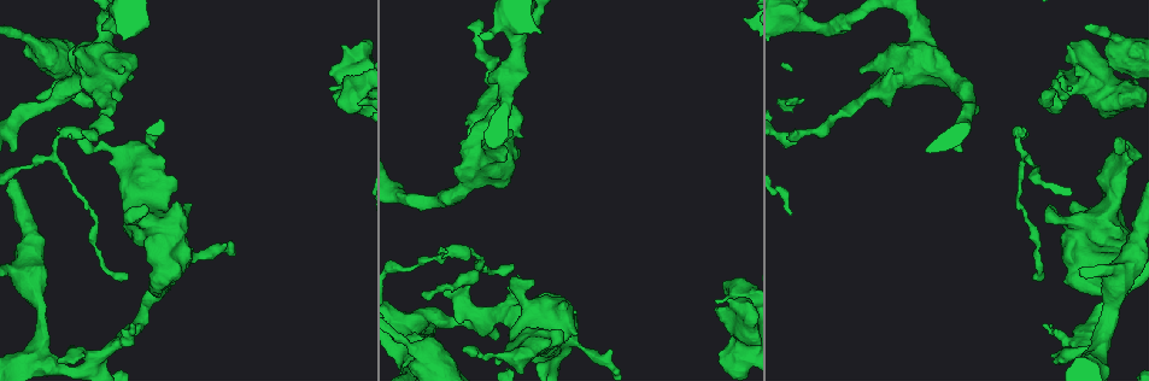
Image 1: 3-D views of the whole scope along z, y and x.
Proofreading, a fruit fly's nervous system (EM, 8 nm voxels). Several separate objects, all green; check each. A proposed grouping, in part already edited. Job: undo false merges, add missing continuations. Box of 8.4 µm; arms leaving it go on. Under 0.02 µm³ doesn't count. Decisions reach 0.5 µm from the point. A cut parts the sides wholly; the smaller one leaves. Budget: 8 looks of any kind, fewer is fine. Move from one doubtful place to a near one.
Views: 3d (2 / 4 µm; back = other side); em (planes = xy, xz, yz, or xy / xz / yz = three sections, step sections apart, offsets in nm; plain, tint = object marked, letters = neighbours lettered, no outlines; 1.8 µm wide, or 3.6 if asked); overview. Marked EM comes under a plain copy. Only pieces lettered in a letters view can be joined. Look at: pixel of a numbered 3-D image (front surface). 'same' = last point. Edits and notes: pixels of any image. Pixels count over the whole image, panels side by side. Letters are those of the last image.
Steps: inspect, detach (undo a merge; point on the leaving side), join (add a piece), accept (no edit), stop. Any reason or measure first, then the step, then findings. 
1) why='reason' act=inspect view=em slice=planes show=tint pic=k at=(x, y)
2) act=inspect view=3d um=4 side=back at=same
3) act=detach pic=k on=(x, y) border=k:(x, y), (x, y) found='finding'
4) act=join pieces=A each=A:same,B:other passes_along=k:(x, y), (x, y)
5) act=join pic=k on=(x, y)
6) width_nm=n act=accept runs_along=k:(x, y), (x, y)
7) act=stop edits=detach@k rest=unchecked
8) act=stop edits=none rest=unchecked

why='branch stops here' act=inspect view=em slice=planes show=letters pic=1 at=(726, 280)

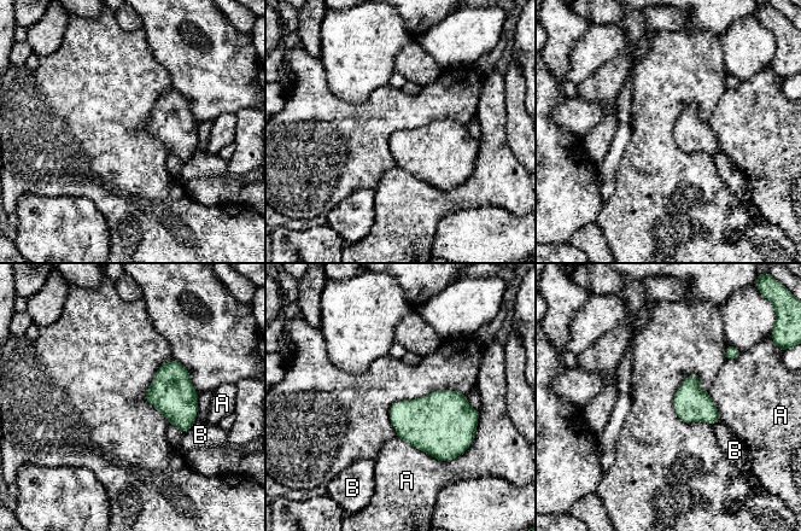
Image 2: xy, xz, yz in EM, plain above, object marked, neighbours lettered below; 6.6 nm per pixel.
act=accept each=A:other,B:other border=2:(479, 412), (449, 460), (396, 437) found='none of them fits'

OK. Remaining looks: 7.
why='end of a long branch' act=inspect view=3d um=2 side=back pic=1 at=(510, 268)

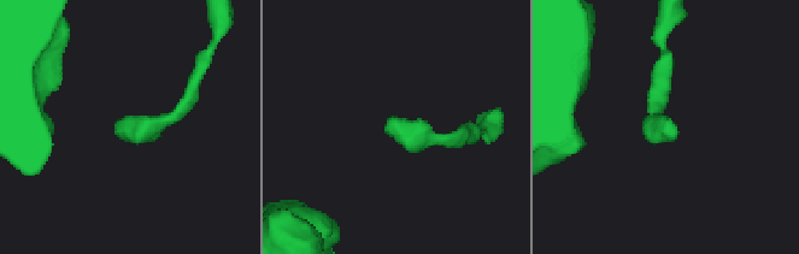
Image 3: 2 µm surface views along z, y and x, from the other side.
act=inspect view=em slice=xy step=4 show=letters pic=3 at=(392, 123)

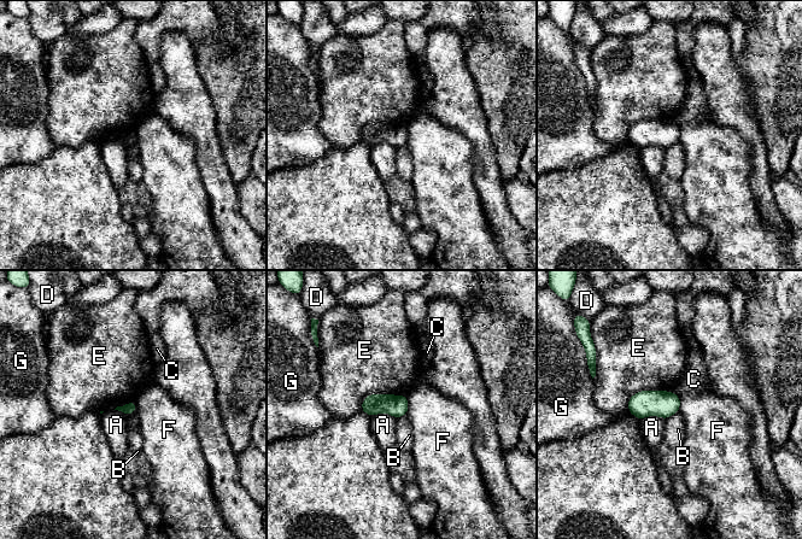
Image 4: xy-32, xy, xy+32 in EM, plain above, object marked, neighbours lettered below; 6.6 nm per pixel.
why='cut it another way' act=inspect view=em slice=planes show=letters at=same

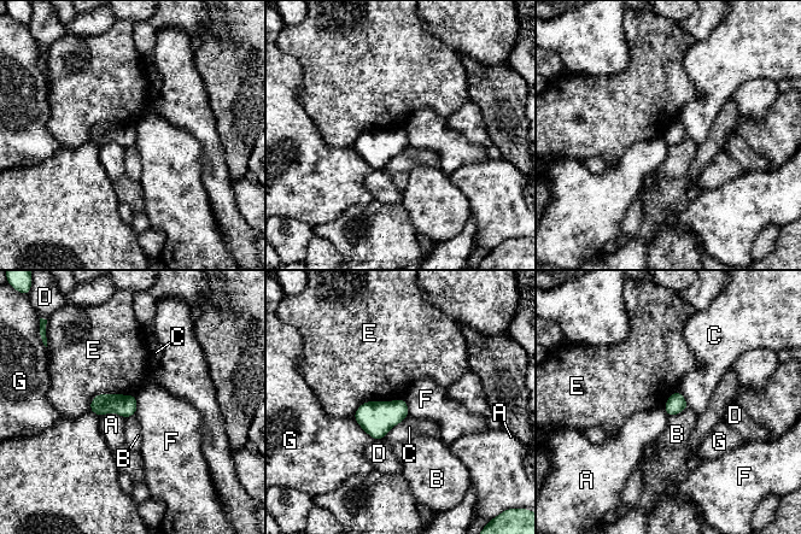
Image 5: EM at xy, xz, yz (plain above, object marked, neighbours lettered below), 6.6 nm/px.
act=accept each=A:other,B:other,C:other,D:other,E:other,F:other,G:other border=5:(404, 398), (366, 400), (352, 415) found='no lettered piece goes on from it'

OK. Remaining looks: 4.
why='long arm stops here' act=inspect view=em um=3.6 slice=yz step=4 show=letters pic=1 at=(465, 346)

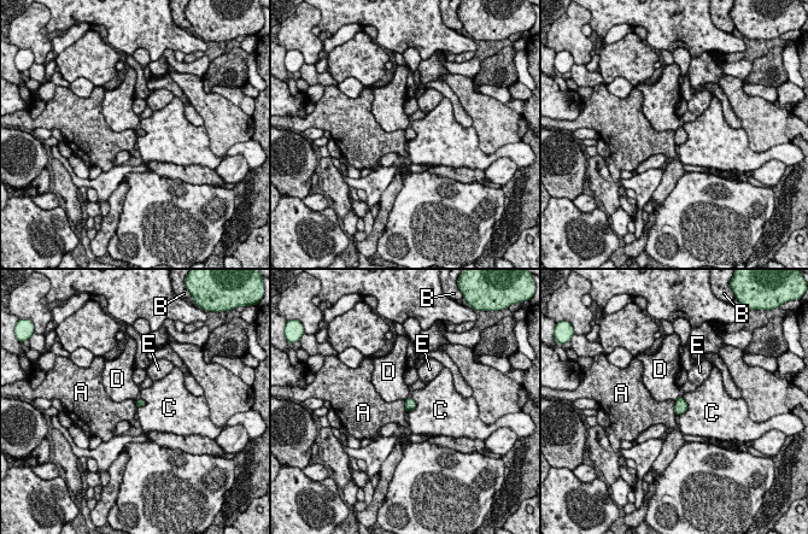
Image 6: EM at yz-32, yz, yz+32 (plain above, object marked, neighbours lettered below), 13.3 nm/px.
act=accept each=A:other,B:other,C:other,D:other,E:other border=6:(675, 400), (674, 414) found='none of them fits'

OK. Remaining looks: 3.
act=stop edits=none rest=unchecked

